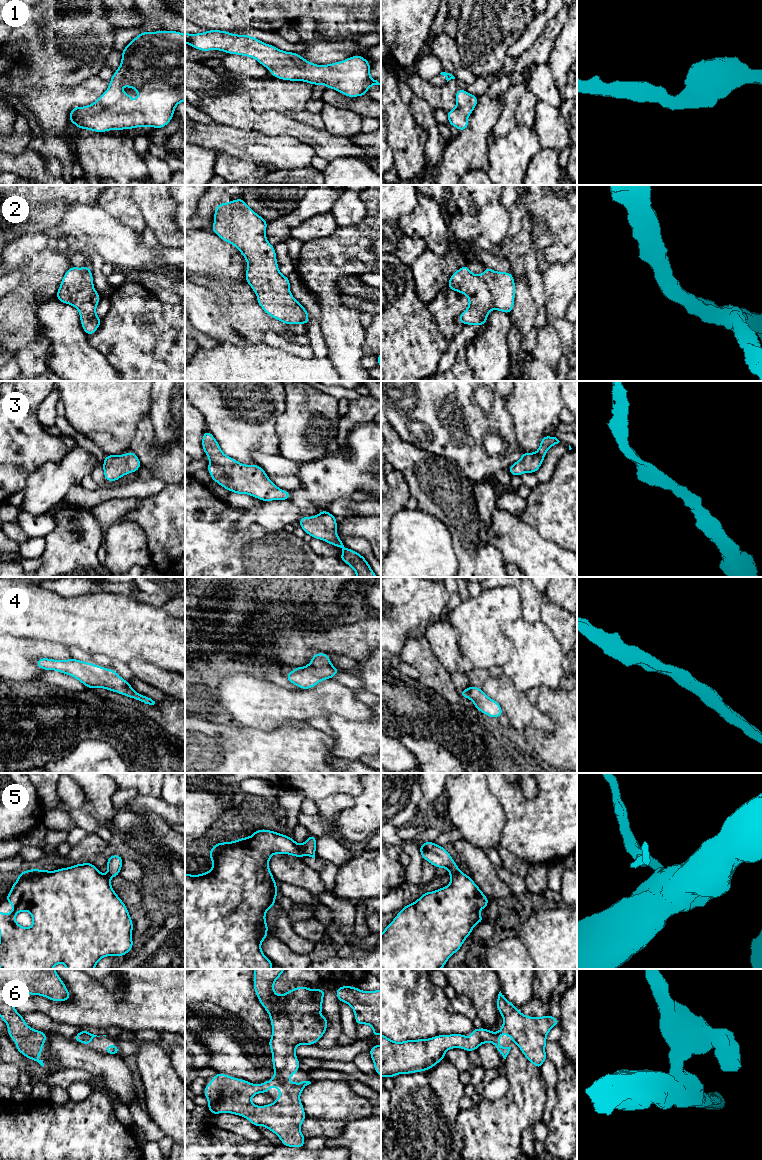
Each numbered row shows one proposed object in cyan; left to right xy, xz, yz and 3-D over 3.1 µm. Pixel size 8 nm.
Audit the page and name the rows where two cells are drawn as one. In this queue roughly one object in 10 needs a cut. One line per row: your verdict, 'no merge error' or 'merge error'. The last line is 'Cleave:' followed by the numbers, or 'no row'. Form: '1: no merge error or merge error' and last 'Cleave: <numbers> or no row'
1: no merge error
2: no merge error
3: no merge error
4: no merge error
5: no merge error
6: no merge error
Cleave: no row

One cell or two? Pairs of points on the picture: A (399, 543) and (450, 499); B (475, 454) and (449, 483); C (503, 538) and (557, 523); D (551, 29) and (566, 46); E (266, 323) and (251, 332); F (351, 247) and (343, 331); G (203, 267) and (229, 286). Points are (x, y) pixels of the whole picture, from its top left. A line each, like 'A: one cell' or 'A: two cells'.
A: two cells
B: two cells
C: two cells
D: two cells
E: one cell
F: one cell
G: two cells

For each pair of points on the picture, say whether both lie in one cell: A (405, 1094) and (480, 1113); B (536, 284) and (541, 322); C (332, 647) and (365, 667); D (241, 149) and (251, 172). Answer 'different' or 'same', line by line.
A: different
B: same
C: different
D: different

